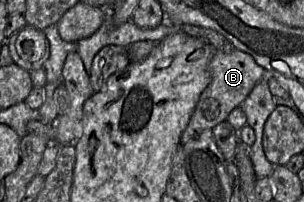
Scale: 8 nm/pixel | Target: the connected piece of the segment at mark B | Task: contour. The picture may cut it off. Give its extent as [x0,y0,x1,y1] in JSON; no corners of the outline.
[180,49,271,145]

